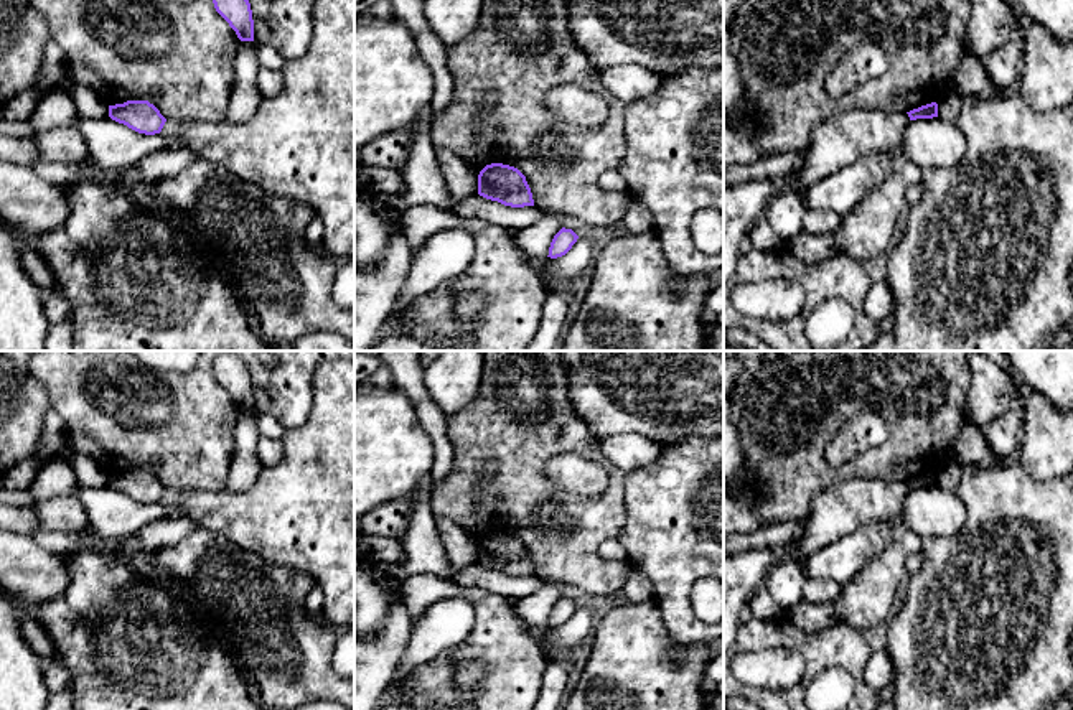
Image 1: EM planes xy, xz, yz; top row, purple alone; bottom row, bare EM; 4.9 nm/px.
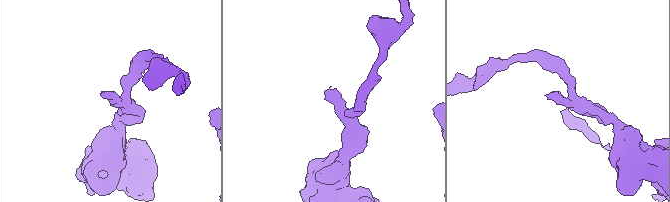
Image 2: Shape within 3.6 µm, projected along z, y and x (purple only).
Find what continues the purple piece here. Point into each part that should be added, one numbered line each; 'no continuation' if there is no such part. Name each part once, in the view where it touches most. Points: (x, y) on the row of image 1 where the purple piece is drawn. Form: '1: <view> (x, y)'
no continuation

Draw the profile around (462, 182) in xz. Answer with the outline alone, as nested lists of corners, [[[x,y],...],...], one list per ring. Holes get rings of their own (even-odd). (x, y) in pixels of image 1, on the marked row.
[[[435,148],[435,156],[453,199],[478,194],[478,173],[465,160],[447,148]]]

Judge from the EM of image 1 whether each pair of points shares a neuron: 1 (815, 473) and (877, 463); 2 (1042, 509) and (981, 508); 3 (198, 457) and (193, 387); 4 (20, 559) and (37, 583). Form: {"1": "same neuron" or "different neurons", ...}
{"1": "same neuron", "2": "same neuron", "3": "same neuron", "4": "same neuron"}

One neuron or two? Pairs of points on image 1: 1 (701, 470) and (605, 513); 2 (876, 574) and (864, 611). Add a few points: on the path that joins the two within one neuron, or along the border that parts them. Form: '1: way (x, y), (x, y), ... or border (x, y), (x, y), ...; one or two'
1: border (627, 473), (625, 526), (618, 534); two
2: way (876, 583), (866, 602); one

